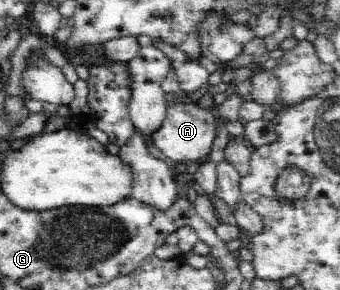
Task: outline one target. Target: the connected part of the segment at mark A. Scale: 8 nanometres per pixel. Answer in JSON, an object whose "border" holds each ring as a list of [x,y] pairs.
{"border":[[[195,99],[172,103],[167,107],[166,115],[160,127],[148,137],[150,143],[156,145],[168,159],[180,163],[188,162],[196,165],[209,157],[212,142],[216,137],[216,119],[212,111],[202,109]]]}

